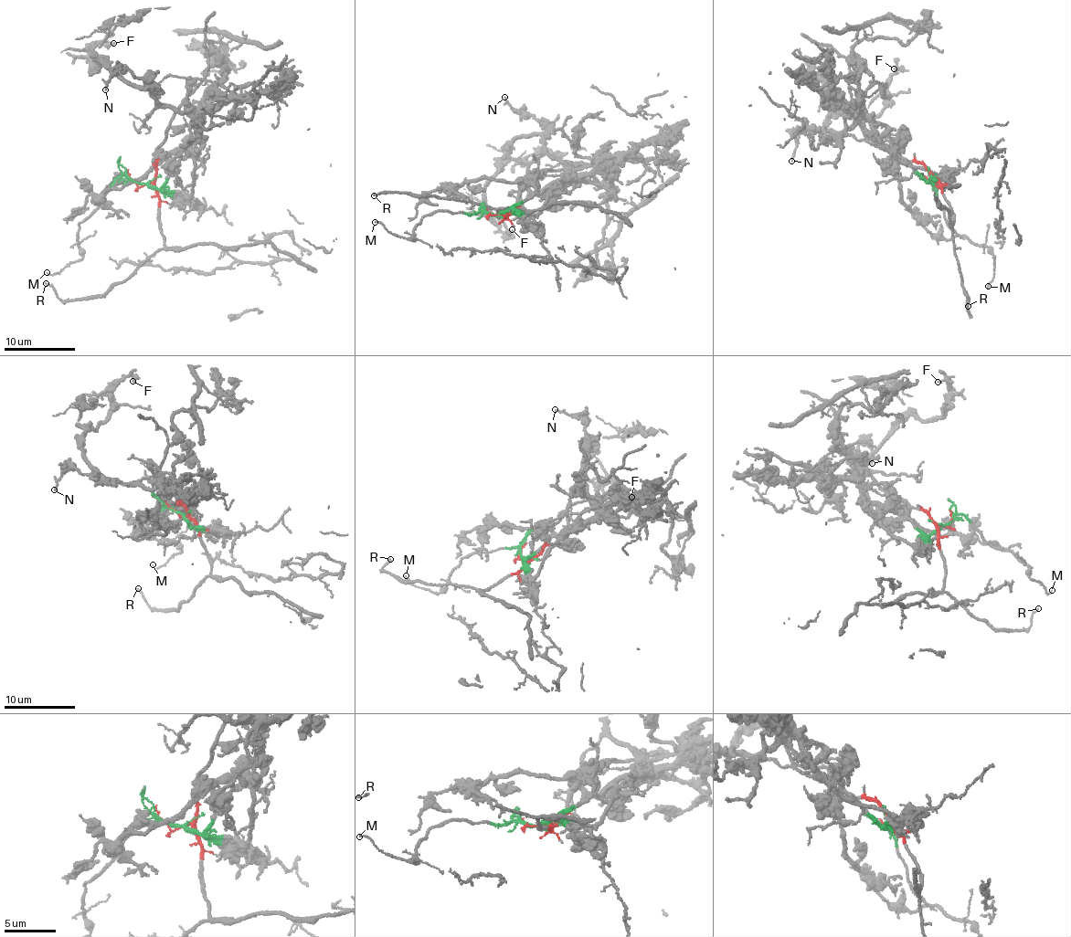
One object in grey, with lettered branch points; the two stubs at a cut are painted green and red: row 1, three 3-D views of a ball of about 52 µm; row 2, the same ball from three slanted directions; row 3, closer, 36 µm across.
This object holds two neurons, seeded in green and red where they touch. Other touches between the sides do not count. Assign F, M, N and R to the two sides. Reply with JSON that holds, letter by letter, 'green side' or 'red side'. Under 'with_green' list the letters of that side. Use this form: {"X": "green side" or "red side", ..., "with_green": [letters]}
{"F": "green side", "M": "green side", "N": "green side", "R": "red side", "with_green": ["F", "M", "N"]}

